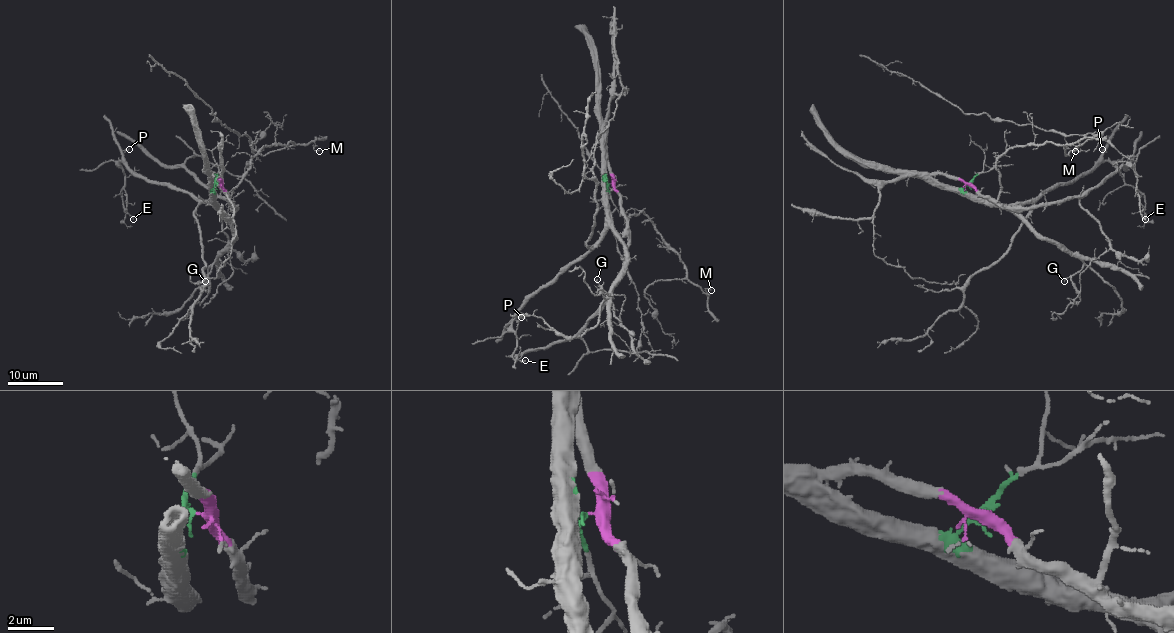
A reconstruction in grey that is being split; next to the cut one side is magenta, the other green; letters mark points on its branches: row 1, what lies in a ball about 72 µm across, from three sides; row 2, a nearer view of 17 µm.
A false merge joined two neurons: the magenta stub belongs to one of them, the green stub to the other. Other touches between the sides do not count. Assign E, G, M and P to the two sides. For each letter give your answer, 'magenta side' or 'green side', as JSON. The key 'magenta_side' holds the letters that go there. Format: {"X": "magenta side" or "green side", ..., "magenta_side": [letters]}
{"E": "green side", "G": "green side", "M": "magenta side", "P": "green side", "magenta_side": ["M"]}

